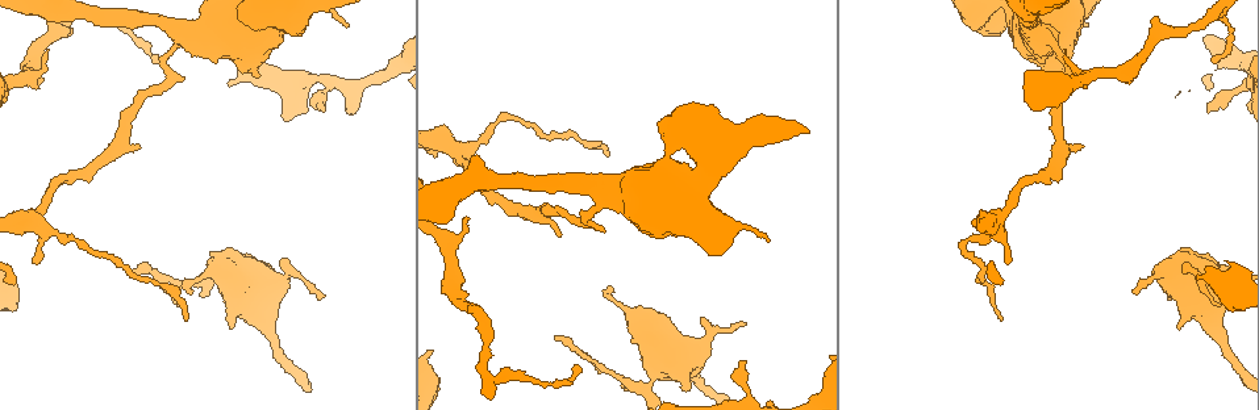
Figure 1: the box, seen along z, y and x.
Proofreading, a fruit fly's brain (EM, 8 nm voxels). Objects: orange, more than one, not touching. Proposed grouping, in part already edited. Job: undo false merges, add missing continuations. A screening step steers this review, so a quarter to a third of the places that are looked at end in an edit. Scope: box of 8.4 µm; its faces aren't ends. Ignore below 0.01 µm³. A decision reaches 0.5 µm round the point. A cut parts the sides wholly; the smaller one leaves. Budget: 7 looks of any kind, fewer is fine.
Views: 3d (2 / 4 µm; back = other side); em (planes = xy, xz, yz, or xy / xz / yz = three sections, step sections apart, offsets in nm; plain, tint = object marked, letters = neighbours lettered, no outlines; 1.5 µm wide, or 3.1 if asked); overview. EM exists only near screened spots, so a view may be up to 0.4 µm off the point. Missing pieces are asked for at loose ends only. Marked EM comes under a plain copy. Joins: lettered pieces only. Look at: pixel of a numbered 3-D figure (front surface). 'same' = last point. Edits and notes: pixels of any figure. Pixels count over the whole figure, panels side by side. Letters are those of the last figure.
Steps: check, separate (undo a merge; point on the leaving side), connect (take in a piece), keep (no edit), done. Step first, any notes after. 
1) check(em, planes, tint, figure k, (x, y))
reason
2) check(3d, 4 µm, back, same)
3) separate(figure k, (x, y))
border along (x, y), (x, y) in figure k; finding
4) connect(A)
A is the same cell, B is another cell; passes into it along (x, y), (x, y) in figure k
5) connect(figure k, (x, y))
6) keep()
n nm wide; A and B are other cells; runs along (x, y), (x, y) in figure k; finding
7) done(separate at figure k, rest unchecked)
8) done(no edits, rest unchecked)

check(3d, 4 µm, back, figure 1, (346, 28))
free end

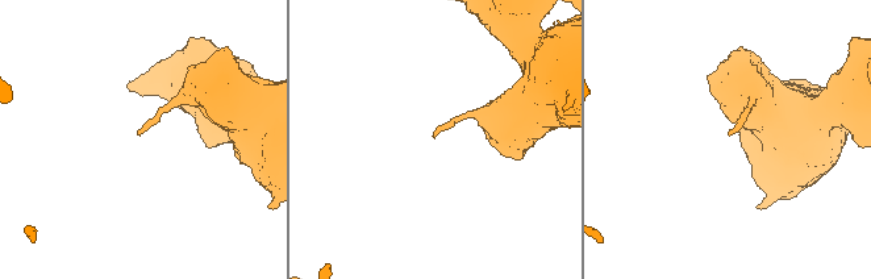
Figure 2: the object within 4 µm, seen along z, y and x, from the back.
check(em, yz, step 4, tint, figure 2, (138, 132))

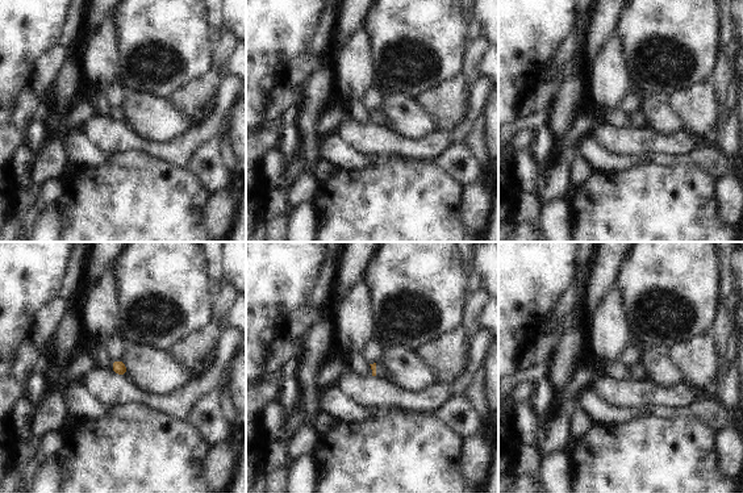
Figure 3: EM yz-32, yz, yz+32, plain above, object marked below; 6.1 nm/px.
check(em, planes, letters, same)
cut it another way

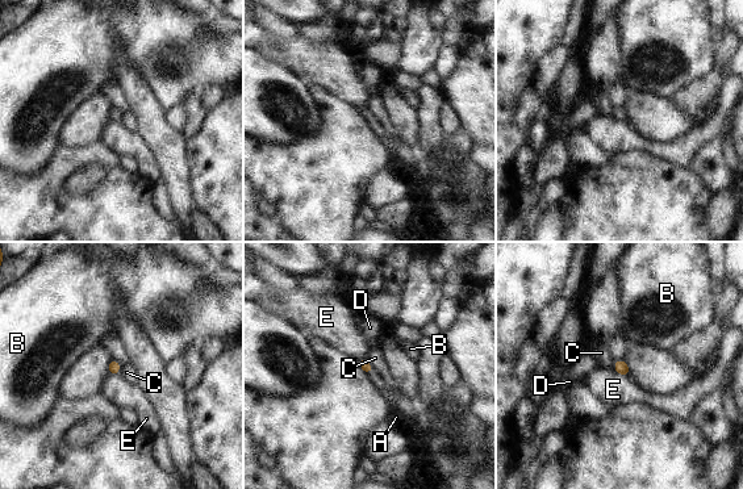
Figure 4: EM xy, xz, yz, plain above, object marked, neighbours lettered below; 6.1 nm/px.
connect(A)
A is the same cell, B, C, D and E are other cells; passes into it along (363, 363), (371, 371), (375, 377) in figure 4; it goes on there

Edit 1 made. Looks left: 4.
check(em, planes, letters, figure 1, (323, 108))
an open end

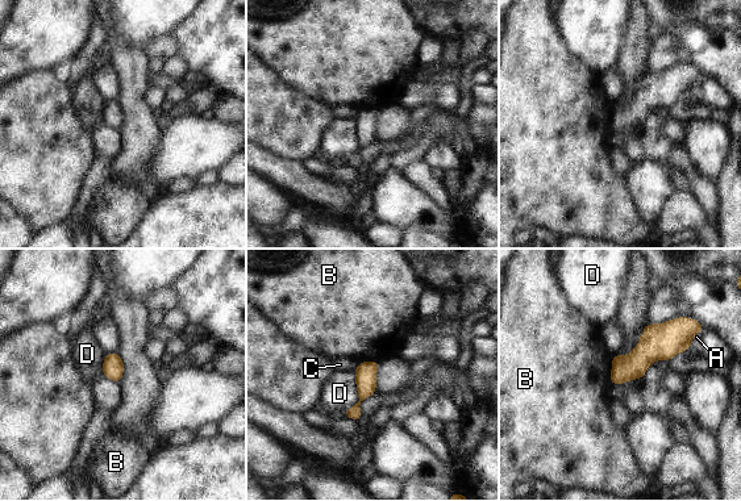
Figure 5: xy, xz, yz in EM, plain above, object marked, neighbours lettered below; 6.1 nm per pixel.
keep()
A, B, C and D are other cells; no lettered piece goes on from it

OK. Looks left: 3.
check(3d, 2 µm, figure 1, (1182, 272))
free end

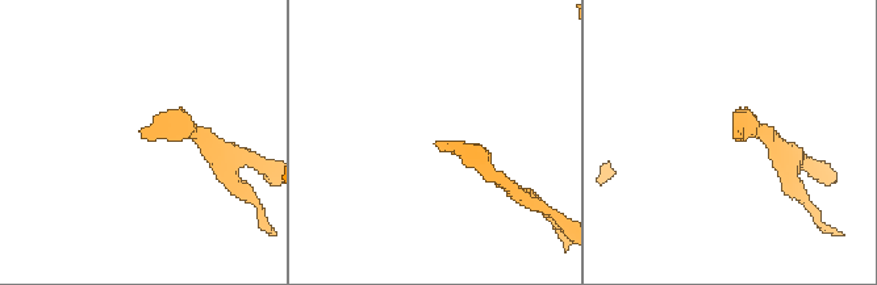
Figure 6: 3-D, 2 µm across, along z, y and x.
check(em, planes, letters, figure 6, (144, 135))

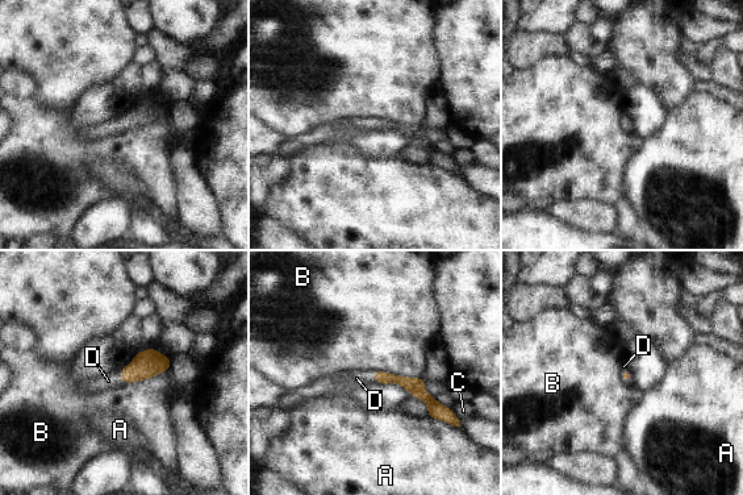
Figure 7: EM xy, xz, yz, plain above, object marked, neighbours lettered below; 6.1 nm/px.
connect(D)
B touches over 300 nm; D is the same cell, A, B and C are other cells; passes into it along (146, 364), (120, 378), (108, 381) in figure 7; it goes on there

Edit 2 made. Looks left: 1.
done(connect at figure 4, connect at figure 7, rest unchecked)

